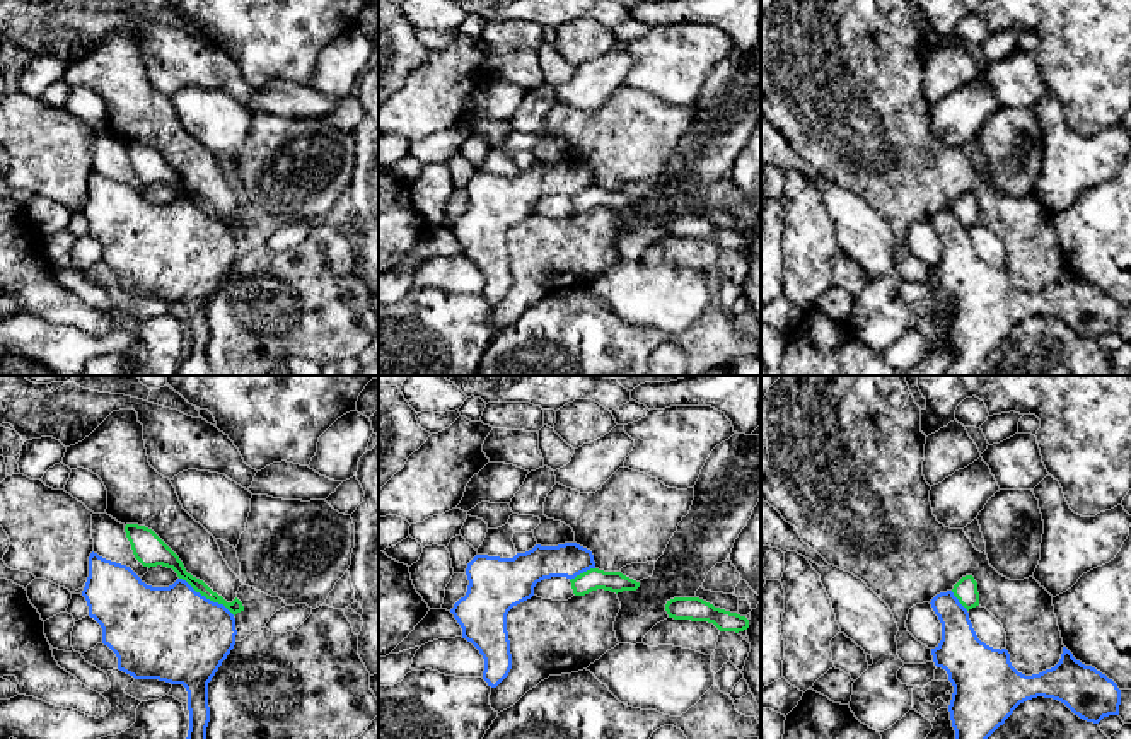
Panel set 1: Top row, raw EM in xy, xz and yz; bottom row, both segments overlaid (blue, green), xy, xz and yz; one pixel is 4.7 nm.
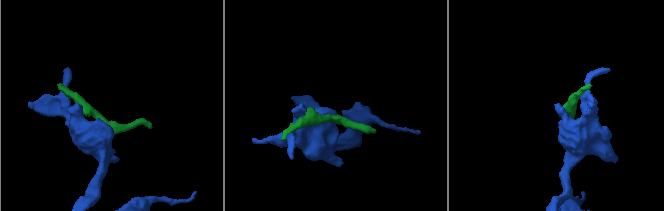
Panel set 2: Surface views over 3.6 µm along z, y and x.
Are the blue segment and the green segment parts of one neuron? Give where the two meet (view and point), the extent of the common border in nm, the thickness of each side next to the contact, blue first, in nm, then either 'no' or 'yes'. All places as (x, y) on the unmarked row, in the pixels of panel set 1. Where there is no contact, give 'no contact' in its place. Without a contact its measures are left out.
xy (205, 215) | 320 nm | 460/80 nm | no

